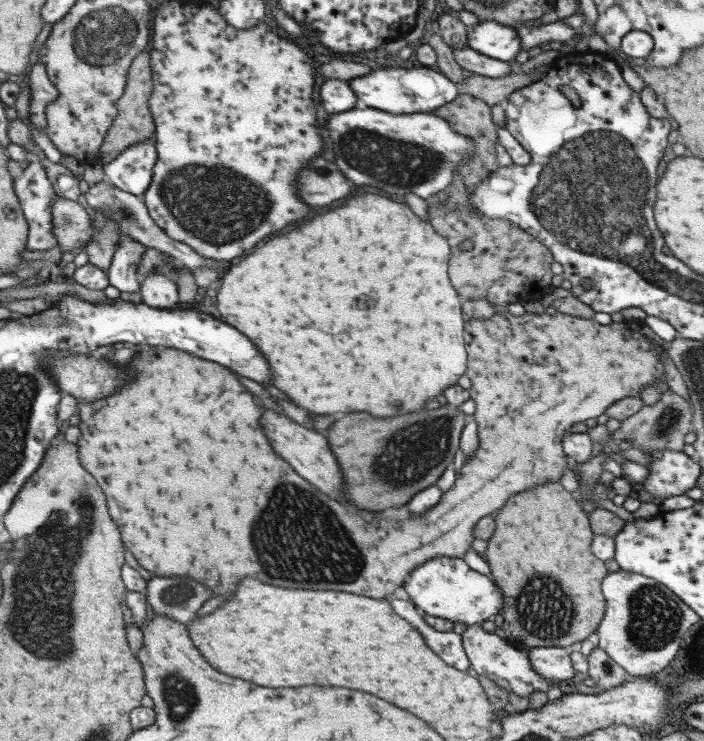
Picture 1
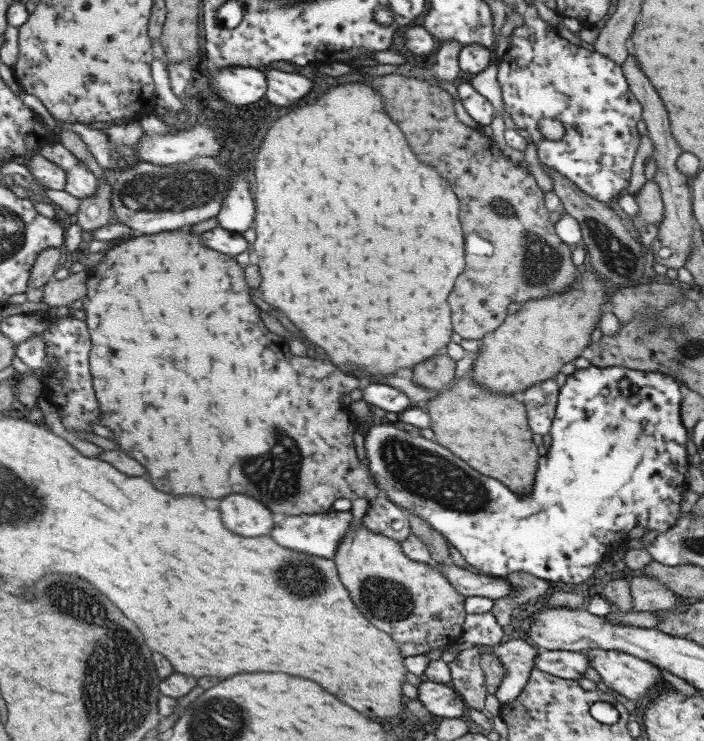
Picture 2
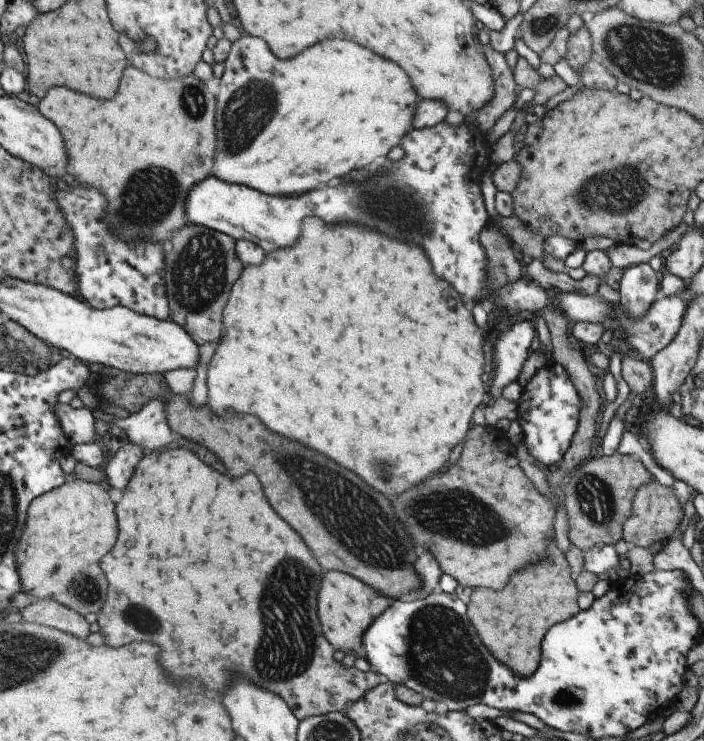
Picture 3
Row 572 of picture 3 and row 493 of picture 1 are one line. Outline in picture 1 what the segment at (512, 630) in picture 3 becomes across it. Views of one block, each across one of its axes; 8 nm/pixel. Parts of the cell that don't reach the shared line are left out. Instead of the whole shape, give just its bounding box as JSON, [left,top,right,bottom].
[483,481,606,647]

